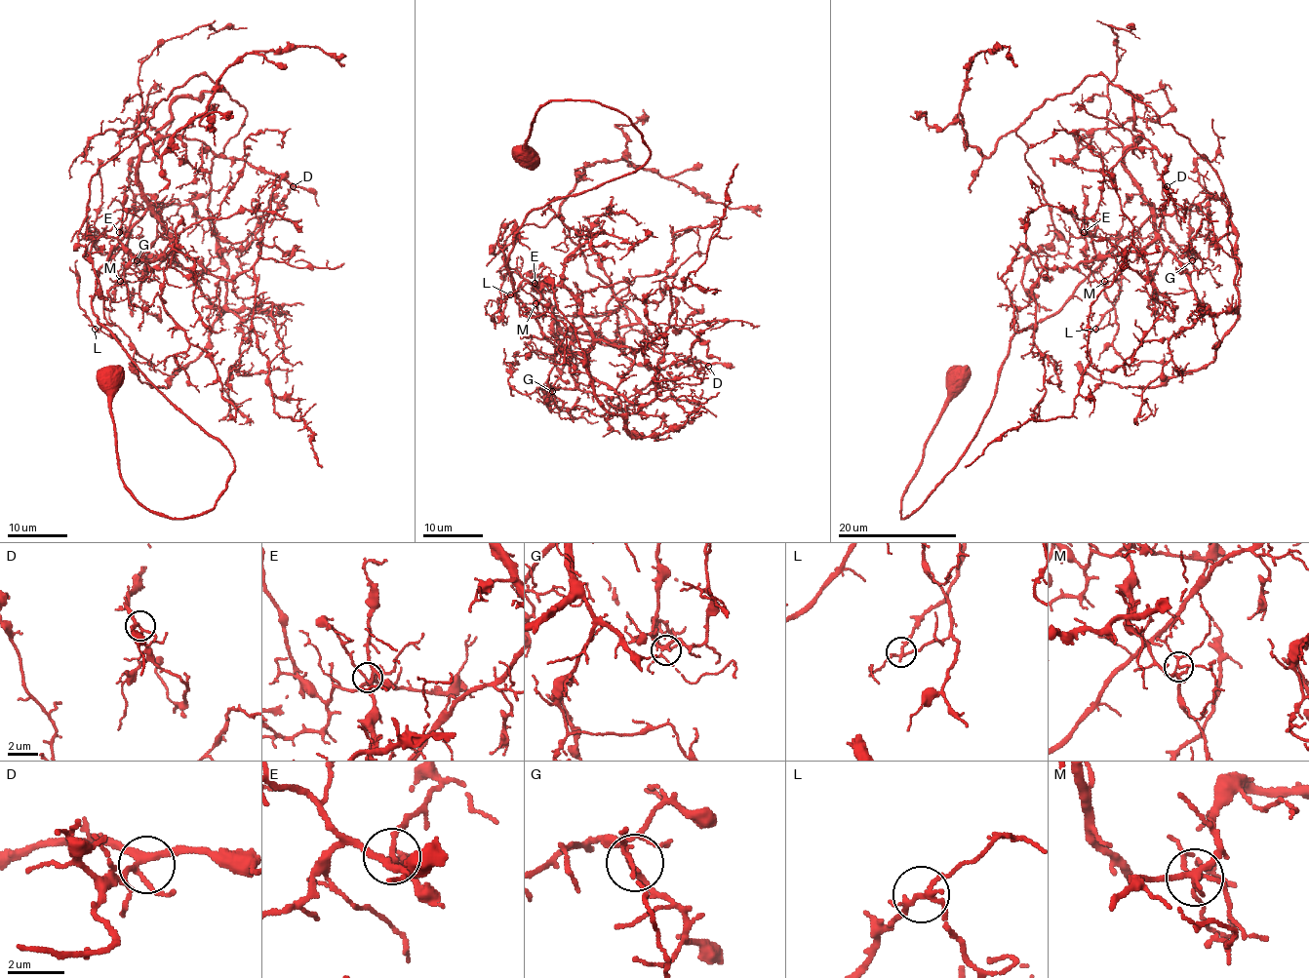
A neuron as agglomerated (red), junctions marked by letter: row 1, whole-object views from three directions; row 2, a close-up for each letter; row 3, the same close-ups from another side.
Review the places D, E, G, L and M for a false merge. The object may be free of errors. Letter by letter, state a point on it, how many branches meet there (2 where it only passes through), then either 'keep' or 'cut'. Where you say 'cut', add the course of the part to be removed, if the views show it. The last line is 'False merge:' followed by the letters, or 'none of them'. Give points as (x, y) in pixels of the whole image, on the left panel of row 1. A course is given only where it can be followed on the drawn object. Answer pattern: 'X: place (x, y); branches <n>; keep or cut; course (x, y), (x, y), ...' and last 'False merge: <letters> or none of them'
D: place (293, 186); branches 4; keep
E: place (119, 232); branches 5; keep
G: place (137, 260); branches 4; keep
L: place (95, 329); branches 4; keep
M: place (120, 281); branches 7; keep
False merge: none of them

